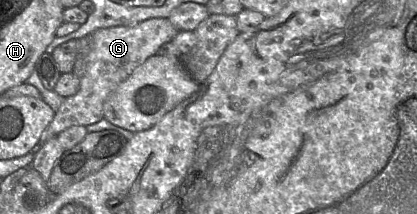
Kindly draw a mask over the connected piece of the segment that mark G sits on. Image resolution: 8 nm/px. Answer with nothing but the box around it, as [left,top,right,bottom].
[37,18,178,147]

